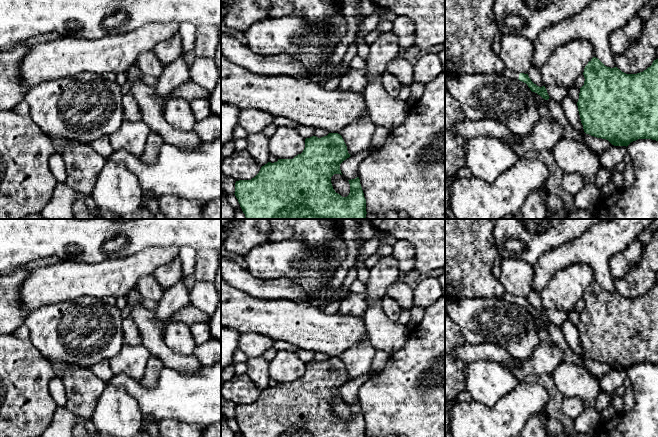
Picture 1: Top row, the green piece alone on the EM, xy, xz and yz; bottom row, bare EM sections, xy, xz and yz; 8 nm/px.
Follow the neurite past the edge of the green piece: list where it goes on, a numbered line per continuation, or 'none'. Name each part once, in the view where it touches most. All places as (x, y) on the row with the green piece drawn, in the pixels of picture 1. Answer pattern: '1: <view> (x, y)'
1: yz (506, 72)

